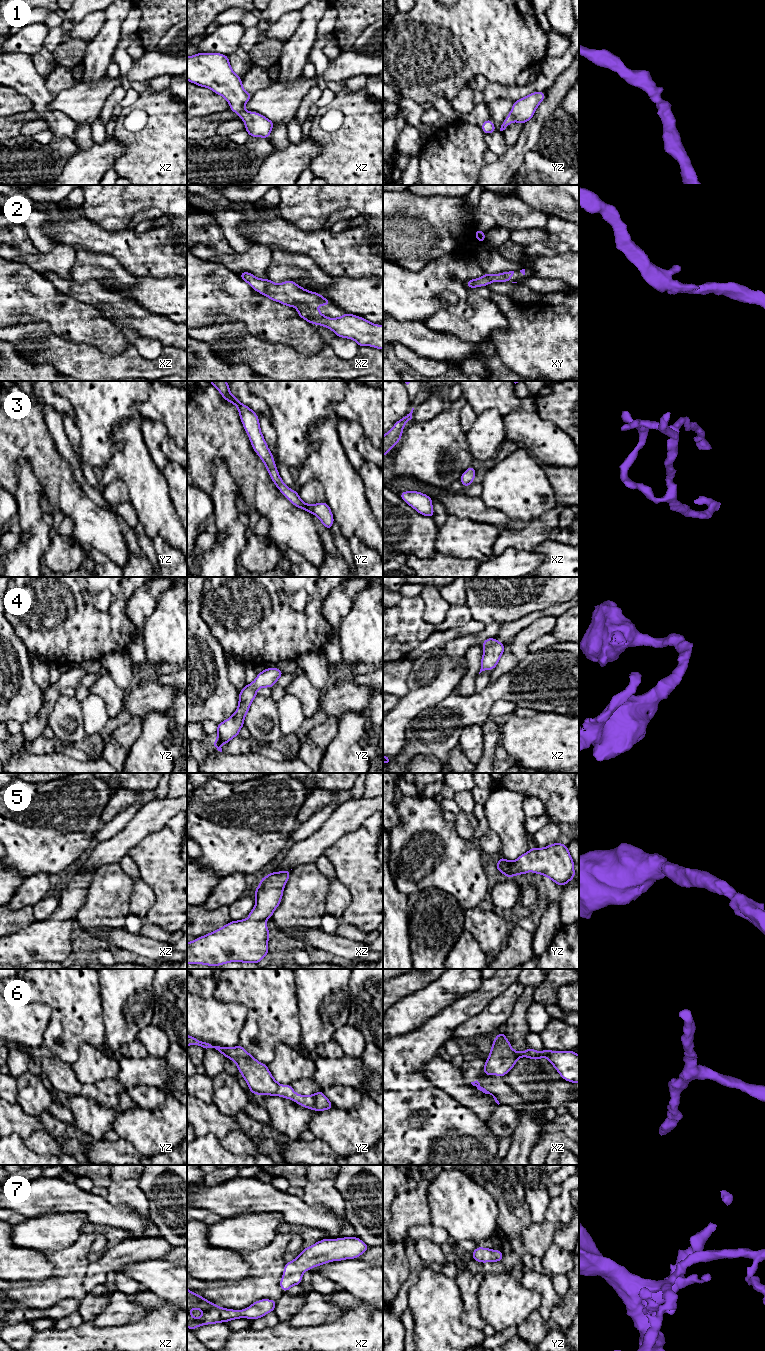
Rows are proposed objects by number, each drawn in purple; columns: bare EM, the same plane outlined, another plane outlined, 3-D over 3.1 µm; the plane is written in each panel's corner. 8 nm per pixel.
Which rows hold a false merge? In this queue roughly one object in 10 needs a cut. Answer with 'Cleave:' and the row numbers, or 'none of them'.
Cleave: none of them

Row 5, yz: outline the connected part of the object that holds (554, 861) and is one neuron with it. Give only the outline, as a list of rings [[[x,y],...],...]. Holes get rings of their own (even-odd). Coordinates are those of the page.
[[[556,842],[545,848],[532,847],[514,861],[499,857],[496,868],[507,878],[532,871],[533,874],[542,874],[563,887],[576,876],[574,864],[568,846]]]

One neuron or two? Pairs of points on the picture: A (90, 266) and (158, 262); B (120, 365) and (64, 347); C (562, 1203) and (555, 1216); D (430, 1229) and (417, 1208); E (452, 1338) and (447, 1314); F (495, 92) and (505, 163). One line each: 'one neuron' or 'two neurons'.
A: two neurons
B: one neuron
C: one neuron
D: two neurons
E: one neuron
F: two neurons

